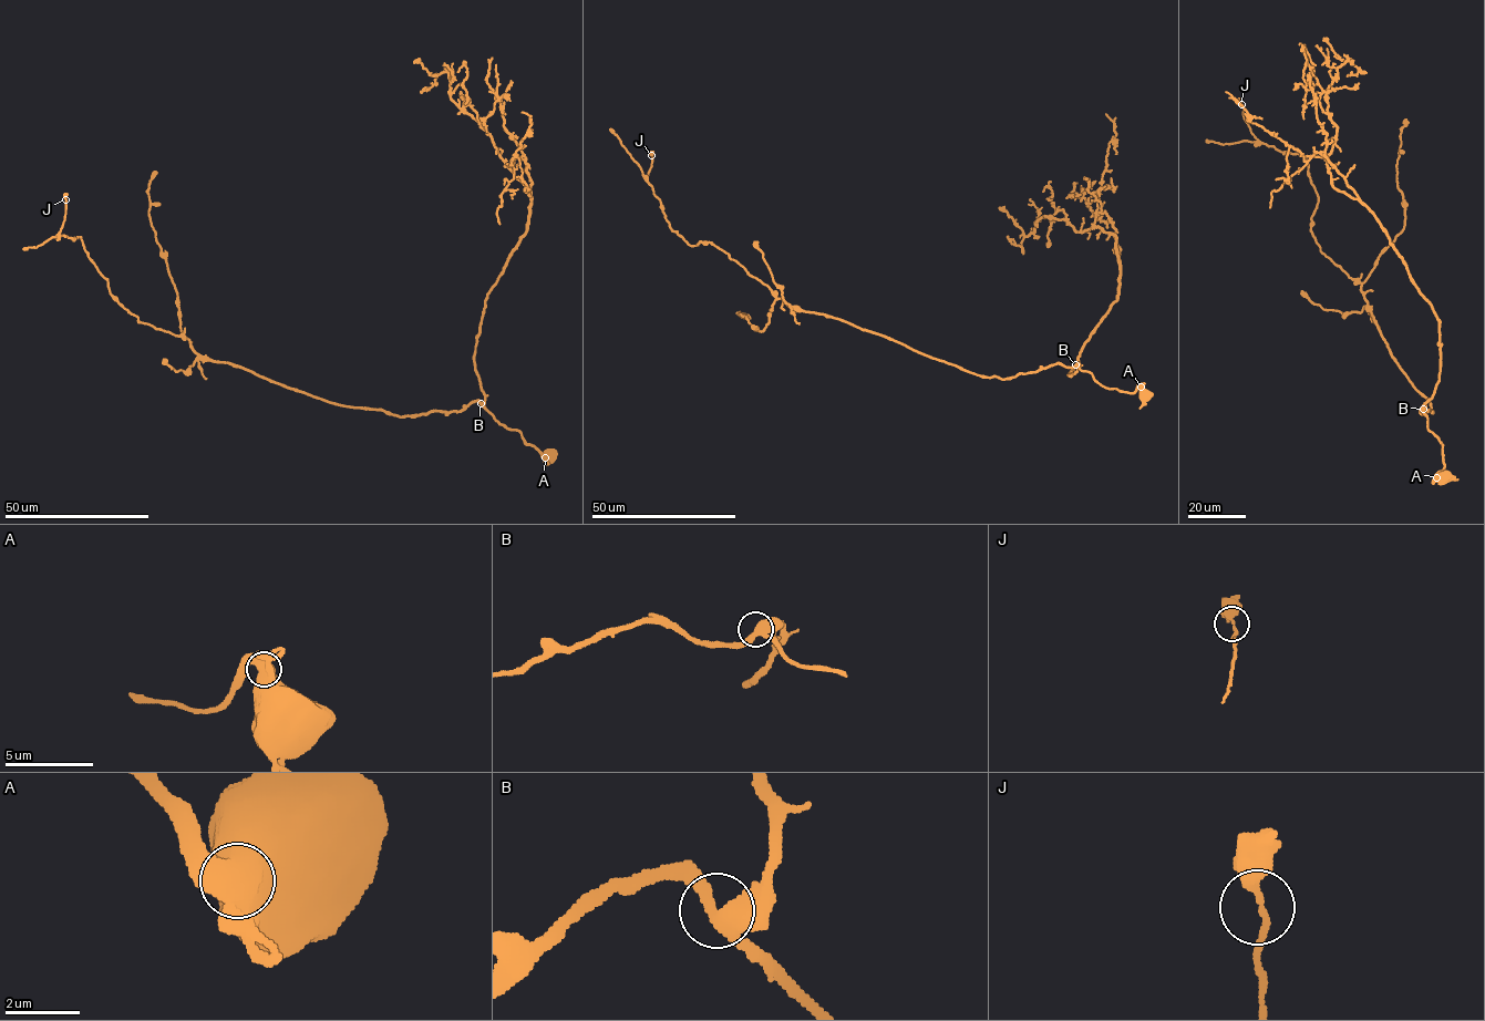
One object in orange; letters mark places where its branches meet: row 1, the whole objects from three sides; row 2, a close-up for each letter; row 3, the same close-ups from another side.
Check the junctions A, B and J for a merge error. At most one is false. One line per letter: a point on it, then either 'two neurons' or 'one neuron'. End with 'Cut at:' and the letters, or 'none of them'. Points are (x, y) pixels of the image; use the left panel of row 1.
A: place (545, 457); one neuron
B: place (481, 403); one neuron
J: place (65, 199); one neuron
Cut at: none of them

